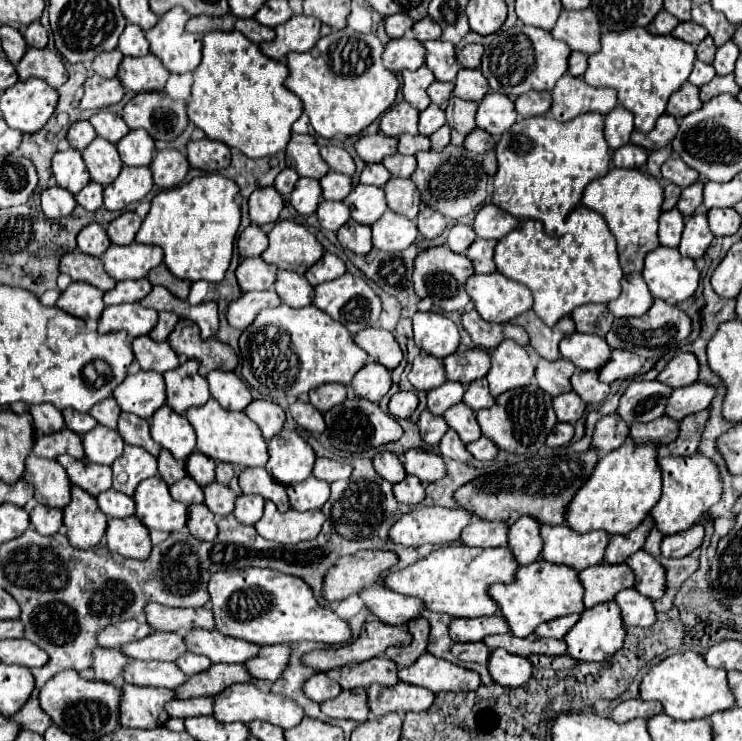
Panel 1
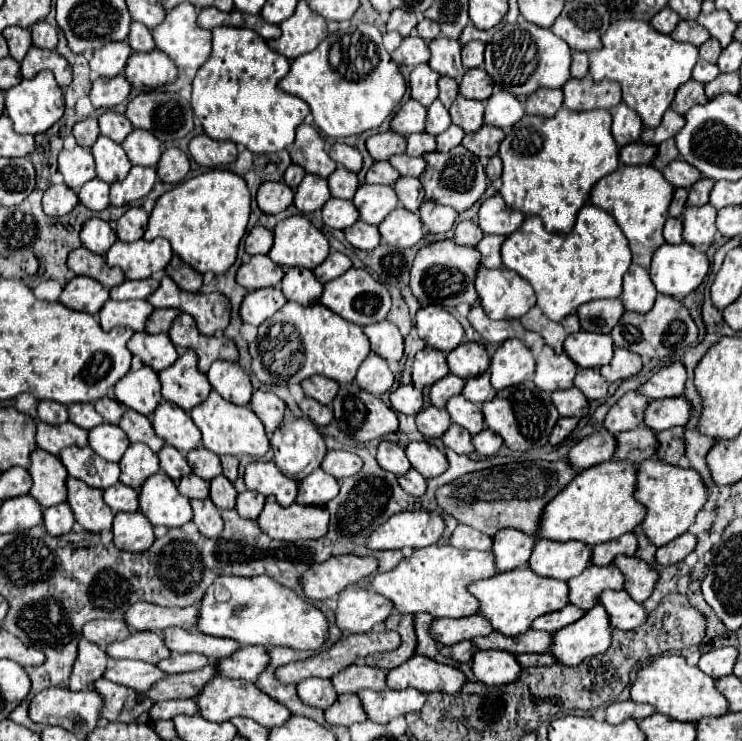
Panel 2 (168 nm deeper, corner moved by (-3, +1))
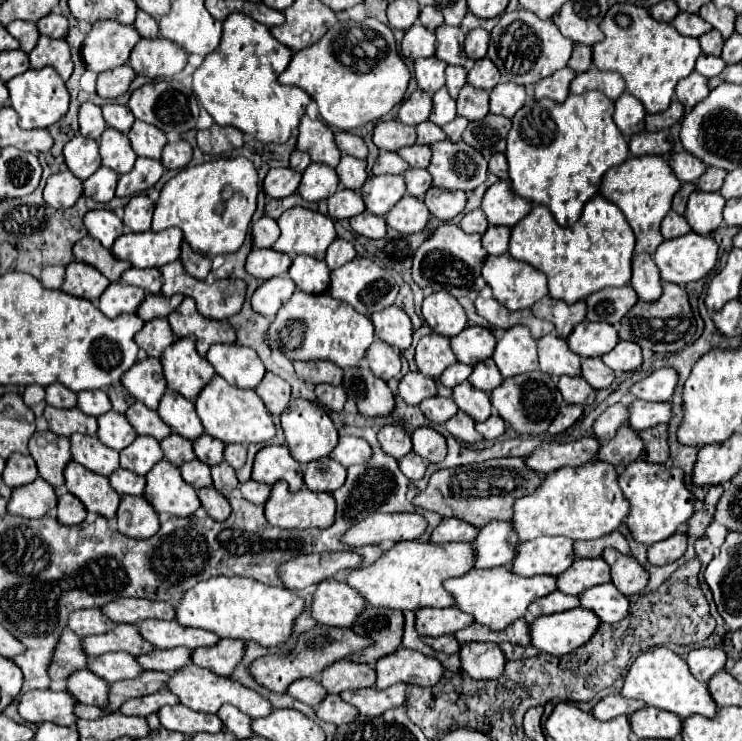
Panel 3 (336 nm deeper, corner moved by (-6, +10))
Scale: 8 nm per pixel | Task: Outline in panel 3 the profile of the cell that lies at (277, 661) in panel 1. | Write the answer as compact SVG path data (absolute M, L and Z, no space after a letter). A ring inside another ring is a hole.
M219 639L213 647L193 649L193 665L209 669L211 673L229 677L243 657L243 641Z

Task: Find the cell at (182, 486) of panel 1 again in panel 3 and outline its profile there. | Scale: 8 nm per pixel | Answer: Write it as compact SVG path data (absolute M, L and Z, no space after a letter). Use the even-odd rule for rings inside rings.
M193 459L189 463L185 463L181 467L181 475L183 479L193 485L195 489L201 489L201 487L209 487L211 485L211 473L209 473L209 465L201 463L199 459Z

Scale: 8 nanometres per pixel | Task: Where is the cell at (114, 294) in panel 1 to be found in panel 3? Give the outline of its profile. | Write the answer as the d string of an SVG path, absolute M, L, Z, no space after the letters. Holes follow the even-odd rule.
M131 267L131 269L127 269L123 273L121 279L123 279L123 283L141 287L147 293L159 293L161 291L161 285L163 285L161 273L155 267L149 267L149 269L135 269L135 267Z

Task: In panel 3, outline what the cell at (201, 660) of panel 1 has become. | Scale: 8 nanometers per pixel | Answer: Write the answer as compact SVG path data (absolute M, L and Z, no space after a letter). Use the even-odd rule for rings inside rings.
M183 647L175 649L155 649L147 655L137 657L137 663L141 663L143 671L153 671L153 669L167 669L165 673L173 673L175 669L181 669L191 663L191 651Z

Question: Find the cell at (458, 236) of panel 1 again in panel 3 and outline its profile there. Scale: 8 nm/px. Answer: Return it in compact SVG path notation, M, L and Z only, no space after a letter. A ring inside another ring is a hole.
M475 209L475 211L467 213L467 215L463 215L459 227L461 227L465 233L485 233L487 227L489 227L489 223L487 223L485 213L483 213L481 209Z

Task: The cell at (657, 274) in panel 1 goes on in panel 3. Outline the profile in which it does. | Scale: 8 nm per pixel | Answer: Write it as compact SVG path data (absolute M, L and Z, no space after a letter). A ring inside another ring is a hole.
M687 233L677 239L663 241L653 259L661 269L661 279L687 285L705 277L717 263L719 245L713 237Z

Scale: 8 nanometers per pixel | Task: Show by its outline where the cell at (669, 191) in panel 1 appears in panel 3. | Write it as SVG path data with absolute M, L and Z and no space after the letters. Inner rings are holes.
M685 183L679 191L677 191L677 195L675 195L675 199L673 199L673 211L675 213L679 213L679 215L683 215L685 213L685 205L687 205L687 197L691 195L691 191L695 189L695 185L693 183Z

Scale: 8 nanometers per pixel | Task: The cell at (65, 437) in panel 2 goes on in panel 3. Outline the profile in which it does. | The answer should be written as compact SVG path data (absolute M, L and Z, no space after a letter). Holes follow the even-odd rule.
M47 407L45 419L49 423L49 429L57 435L71 437L73 433L83 433L83 435L95 435L97 433L97 419L81 413L81 409L77 409L77 407L73 407L73 409Z

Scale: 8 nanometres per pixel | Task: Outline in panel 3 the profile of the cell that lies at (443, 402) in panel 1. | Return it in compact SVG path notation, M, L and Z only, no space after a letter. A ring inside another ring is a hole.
M455 363L455 365L451 365L449 369L445 369L445 373L441 375L441 383L445 385L445 387L449 387L449 389L453 389L455 385L459 385L459 383L463 383L469 375L471 375L471 365L465 365L465 363Z

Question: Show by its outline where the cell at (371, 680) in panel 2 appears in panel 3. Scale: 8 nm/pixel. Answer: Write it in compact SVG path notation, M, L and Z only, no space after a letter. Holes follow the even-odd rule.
M341 659L329 665L321 675L321 685L327 693L341 693L341 691L355 691L363 687L373 687L375 683L375 669L371 665L353 663L349 659Z

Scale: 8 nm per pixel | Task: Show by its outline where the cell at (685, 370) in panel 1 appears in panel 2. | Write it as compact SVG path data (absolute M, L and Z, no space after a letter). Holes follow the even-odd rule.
M674 362L656 372L646 384L638 388L638 392L656 400L656 398L680 396L684 392L684 386L686 386L686 368L680 362Z

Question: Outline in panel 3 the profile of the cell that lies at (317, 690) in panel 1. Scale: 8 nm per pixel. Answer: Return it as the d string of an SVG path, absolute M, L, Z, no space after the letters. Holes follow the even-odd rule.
M297 679L293 681L293 685L289 685L287 693L291 697L295 697L297 701L317 707L321 703L321 699L327 695L327 691L321 687L321 683L317 679Z

